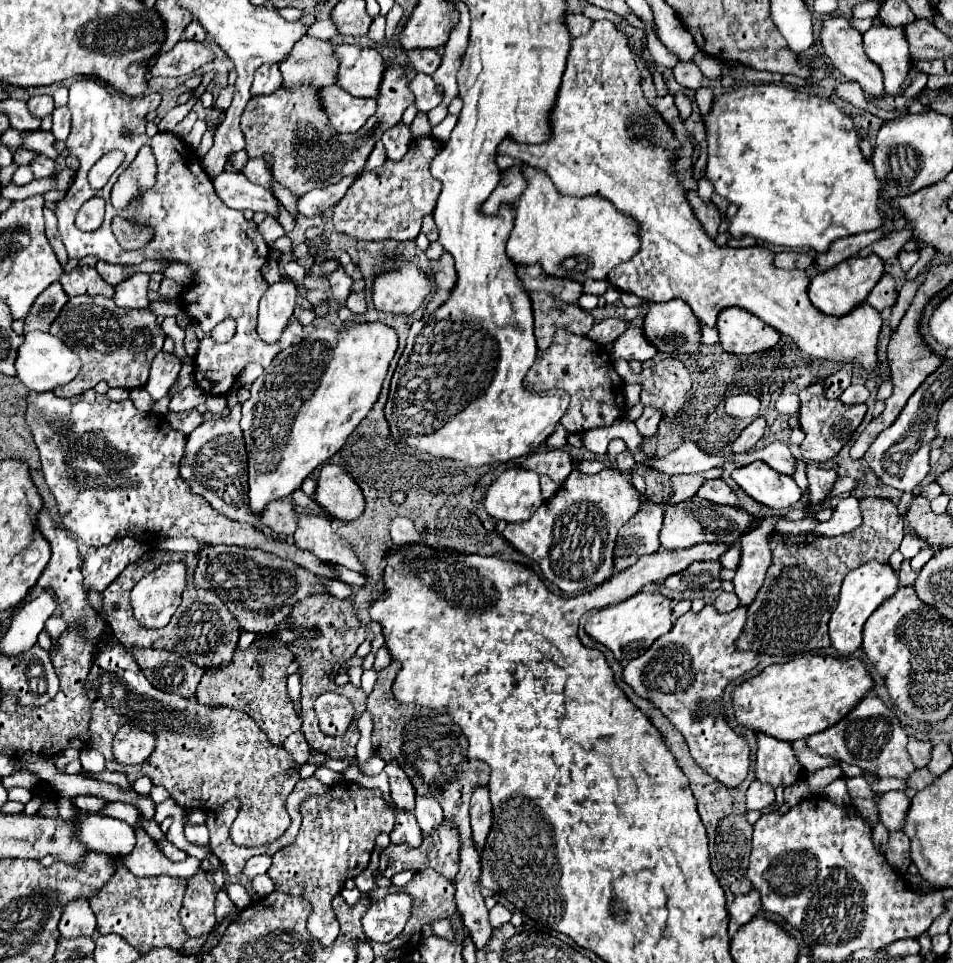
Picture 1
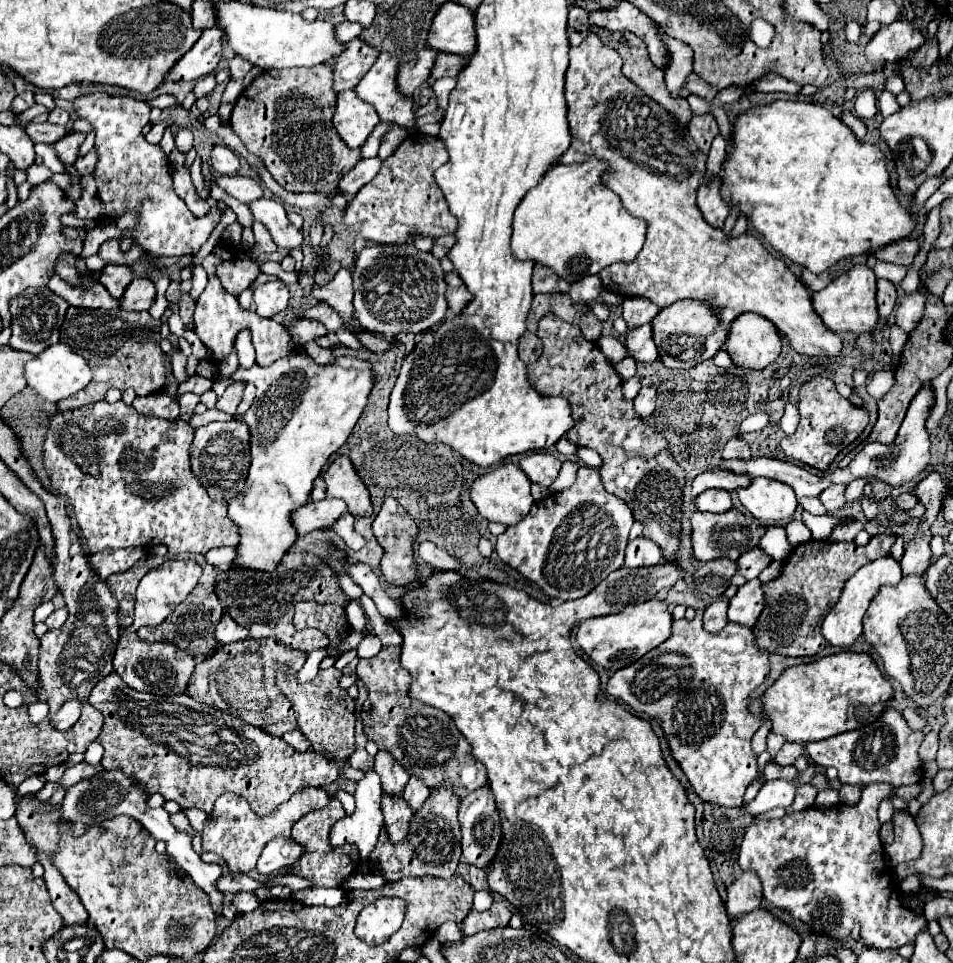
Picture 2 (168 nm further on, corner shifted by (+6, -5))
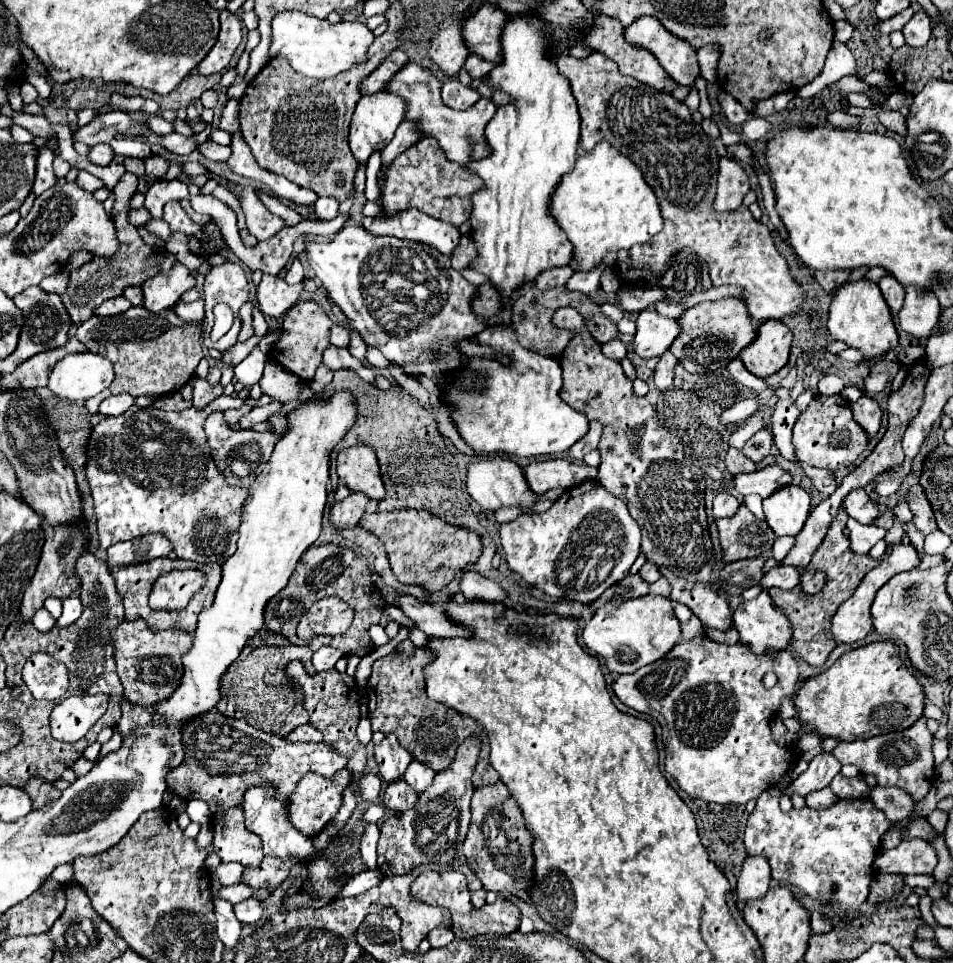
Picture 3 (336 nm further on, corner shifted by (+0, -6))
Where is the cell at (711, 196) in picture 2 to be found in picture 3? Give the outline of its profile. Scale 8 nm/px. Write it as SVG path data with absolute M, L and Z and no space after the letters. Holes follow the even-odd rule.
M733 158L719 160L719 178L717 178L717 196L715 196L715 210L729 212L741 206L745 194L751 190L749 178L743 166Z

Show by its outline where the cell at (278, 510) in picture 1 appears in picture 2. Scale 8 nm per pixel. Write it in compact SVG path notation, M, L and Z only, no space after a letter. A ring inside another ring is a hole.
M321 499L321 501L309 501L303 507L299 507L297 511L291 513L291 523L297 531L299 537L303 537L305 533L319 529L319 527L329 527L331 523L335 523L343 513L347 511L345 501L341 499Z

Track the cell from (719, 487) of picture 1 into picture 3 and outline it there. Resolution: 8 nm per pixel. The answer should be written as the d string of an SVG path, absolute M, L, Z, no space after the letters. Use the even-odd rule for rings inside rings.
M721 492L715 496L713 500L713 514L715 518L729 518L737 512L739 508L739 500L727 492Z

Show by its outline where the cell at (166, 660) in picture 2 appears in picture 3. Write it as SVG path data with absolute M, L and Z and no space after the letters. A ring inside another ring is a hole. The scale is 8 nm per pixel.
M123 620L115 628L111 628L111 642L115 644L113 658L117 664L119 680L125 688L125 700L131 704L155 706L157 702L165 700L169 692L175 692L183 676L181 656L183 652L187 652L187 648L191 648L191 640L193 636L189 632L177 628L153 632L143 620Z

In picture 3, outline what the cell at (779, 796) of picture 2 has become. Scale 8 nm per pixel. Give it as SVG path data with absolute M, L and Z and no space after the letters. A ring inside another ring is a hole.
M823 752L809 762L809 768L799 778L793 780L793 790L797 790L801 796L807 796L813 790L823 790L829 786L833 776L839 774L839 770L839 760L833 754Z

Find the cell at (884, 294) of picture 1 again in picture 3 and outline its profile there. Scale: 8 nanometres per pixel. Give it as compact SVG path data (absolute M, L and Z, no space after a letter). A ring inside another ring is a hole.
M883 276L879 282L877 282L889 310L893 316L897 316L897 312L901 310L901 304L903 304L903 298L905 298L905 288L893 278L893 276Z

